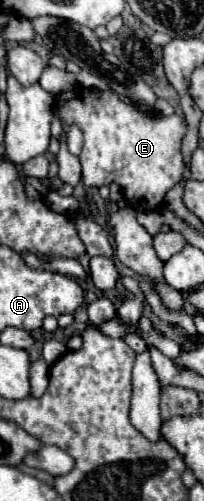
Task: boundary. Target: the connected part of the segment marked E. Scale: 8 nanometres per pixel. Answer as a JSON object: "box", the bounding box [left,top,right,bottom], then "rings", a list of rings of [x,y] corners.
{"box":[58,91,186,211],"rings":[[[66,91],[58,97],[58,115],[68,125],[76,123],[84,133],[80,153],[82,183],[86,187],[102,187],[118,183],[128,203],[140,211],[156,211],[162,207],[164,195],[184,173],[180,143],[186,133],[186,121],[180,115],[162,117],[144,115],[124,105],[114,91]]]}

